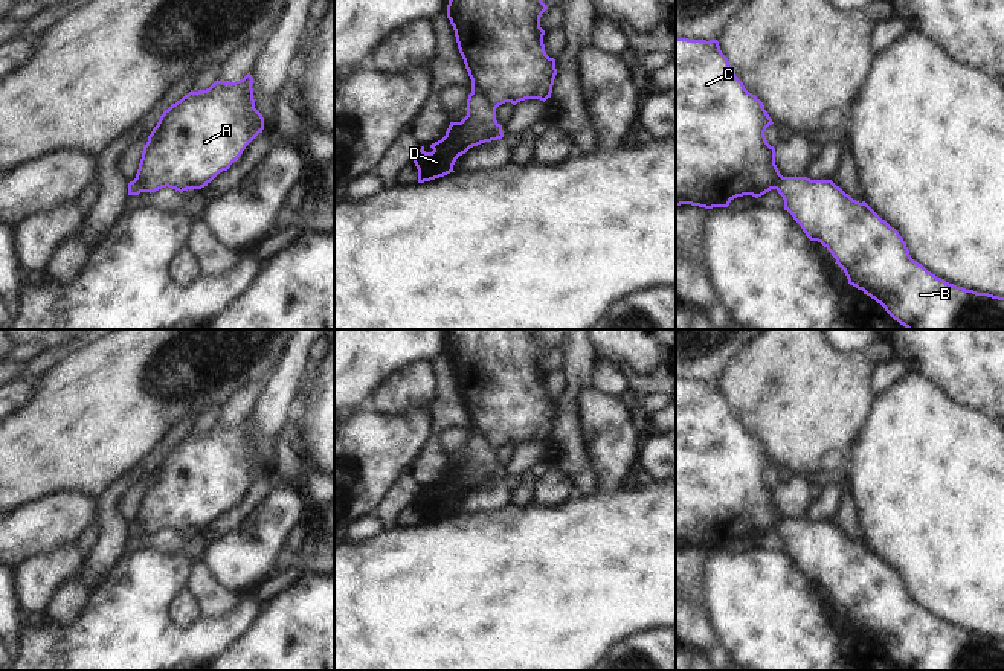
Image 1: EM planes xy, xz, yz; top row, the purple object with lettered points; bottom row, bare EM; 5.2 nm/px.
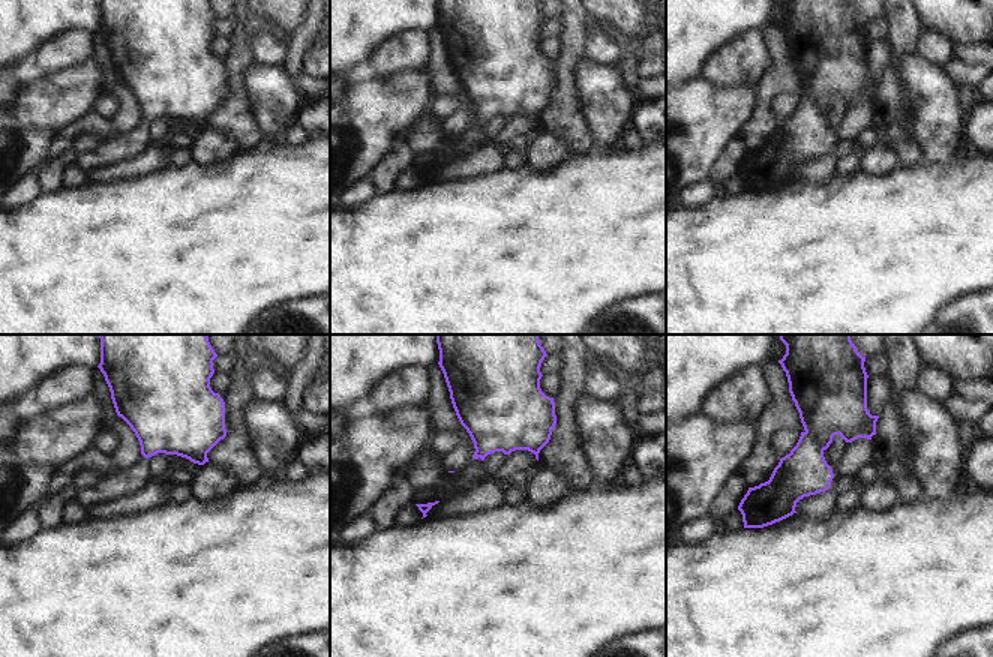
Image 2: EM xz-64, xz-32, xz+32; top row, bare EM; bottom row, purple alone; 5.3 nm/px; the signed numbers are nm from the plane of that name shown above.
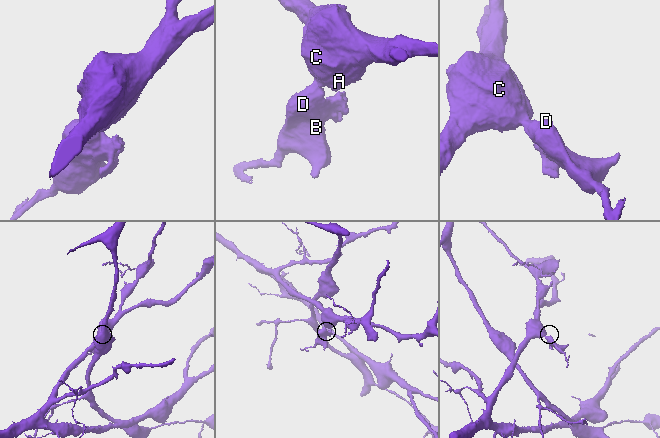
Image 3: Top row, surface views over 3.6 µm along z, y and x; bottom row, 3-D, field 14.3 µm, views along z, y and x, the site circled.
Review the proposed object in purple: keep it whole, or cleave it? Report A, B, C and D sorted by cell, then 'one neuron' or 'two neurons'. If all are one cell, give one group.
A C / B D | two neurons

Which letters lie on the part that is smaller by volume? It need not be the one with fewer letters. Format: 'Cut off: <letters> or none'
Cut off: B, D

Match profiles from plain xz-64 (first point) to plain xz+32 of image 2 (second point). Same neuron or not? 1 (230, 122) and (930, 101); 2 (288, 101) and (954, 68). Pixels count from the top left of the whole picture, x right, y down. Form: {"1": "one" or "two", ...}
{"1": "two", "2": "two"}

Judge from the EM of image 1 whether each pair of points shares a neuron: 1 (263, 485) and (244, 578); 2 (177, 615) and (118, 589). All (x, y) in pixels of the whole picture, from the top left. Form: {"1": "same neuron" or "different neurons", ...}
{"1": "different neurons", "2": "different neurons"}

